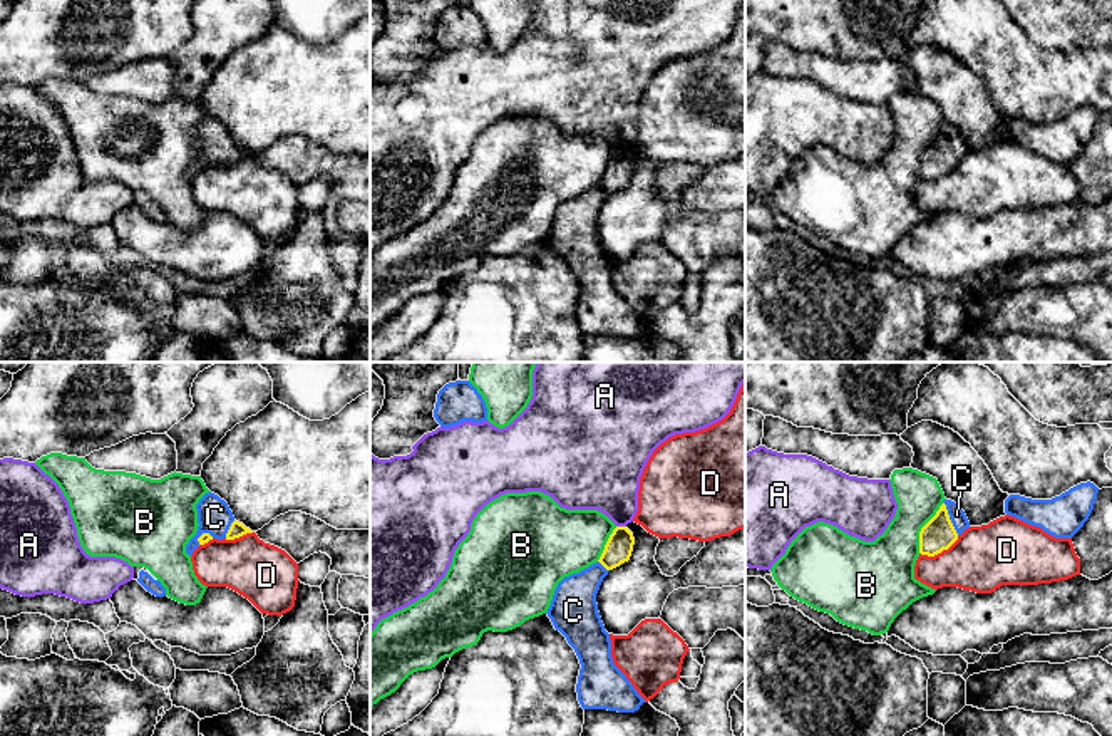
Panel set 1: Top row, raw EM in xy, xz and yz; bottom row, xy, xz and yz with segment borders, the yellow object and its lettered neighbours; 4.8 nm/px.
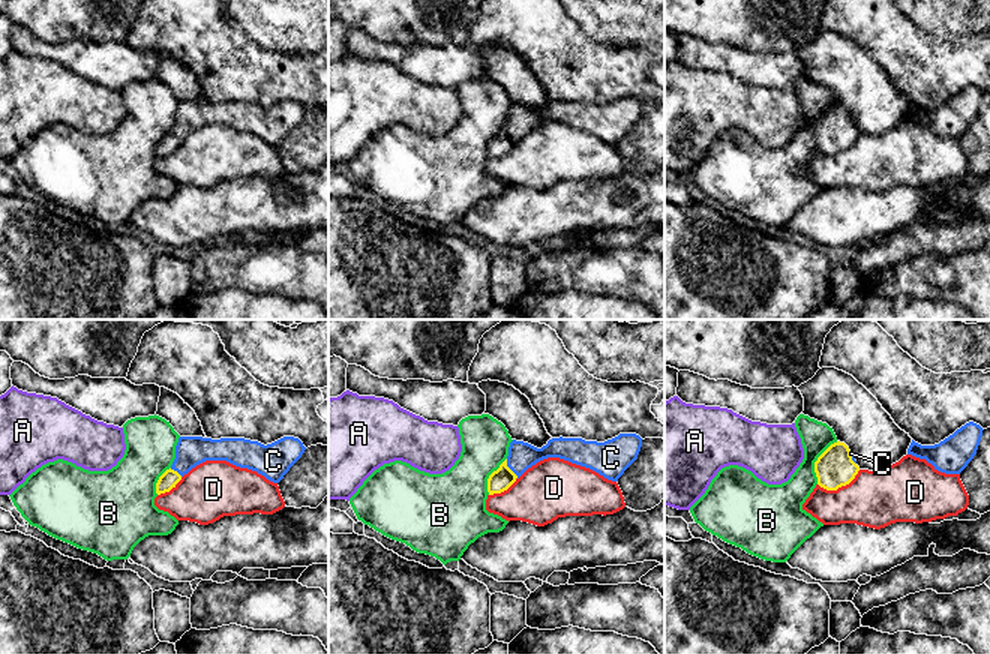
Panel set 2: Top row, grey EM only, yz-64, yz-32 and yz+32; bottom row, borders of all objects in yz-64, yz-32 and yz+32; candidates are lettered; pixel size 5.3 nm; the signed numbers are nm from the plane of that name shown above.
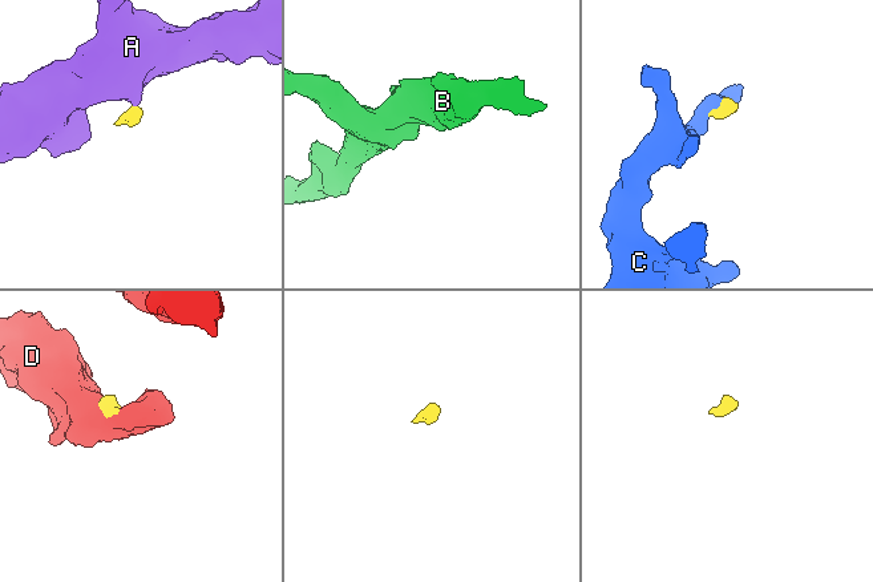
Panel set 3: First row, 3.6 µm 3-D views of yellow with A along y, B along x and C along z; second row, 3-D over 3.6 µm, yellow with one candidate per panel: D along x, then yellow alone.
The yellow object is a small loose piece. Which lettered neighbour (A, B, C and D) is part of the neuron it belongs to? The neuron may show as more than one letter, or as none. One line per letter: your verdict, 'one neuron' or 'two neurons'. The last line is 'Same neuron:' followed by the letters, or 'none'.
A: two neurons
B: two neurons
C: one neuron
D: two neurons
Same neuron: C

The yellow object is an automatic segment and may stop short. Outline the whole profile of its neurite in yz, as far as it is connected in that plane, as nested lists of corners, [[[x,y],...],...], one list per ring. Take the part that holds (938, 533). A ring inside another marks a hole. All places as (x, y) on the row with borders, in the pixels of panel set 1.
[[[945,500],[919,531],[919,553],[934,557],[948,550],[966,528],[970,528],[970,521],[960,505]]]

